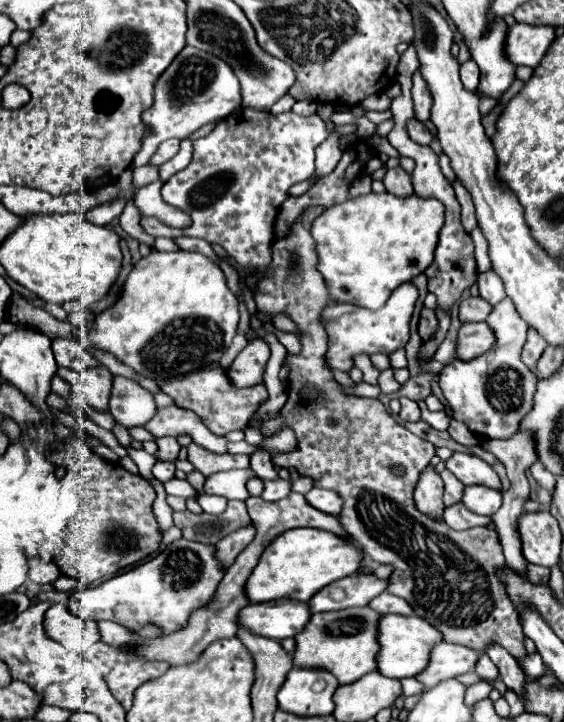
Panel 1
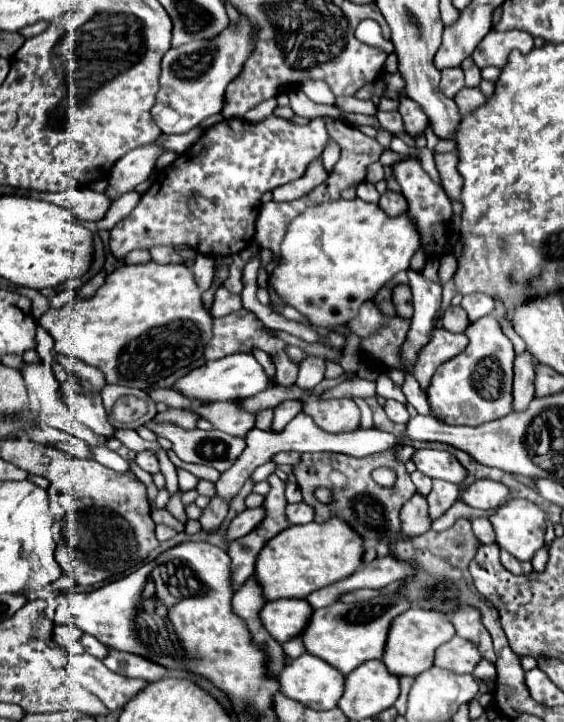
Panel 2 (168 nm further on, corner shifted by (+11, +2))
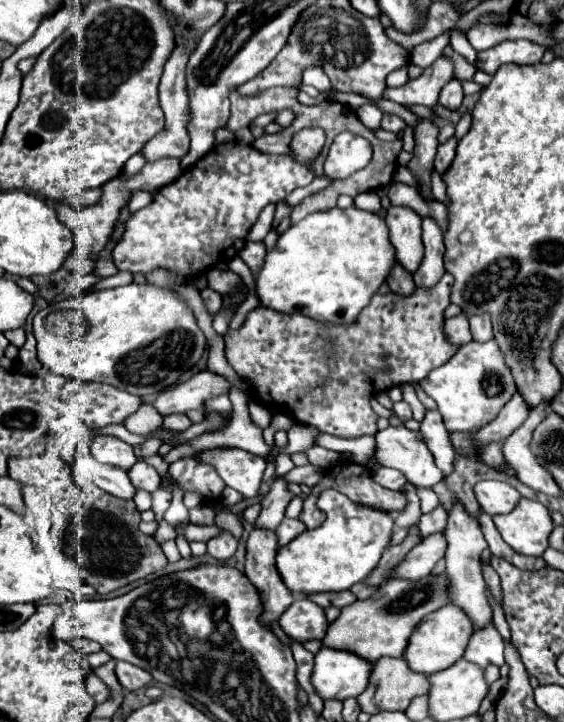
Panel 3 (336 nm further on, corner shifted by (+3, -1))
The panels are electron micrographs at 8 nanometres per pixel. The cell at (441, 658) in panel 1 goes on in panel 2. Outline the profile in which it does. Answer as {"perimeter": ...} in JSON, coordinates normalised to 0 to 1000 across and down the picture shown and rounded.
{"perimeter":[[[807,880],[800,888],[775,899],[771,921],[807,932],[839,932],[842,921],[853,913],[853,904],[846,904],[846,896],[835,888],[824,888],[821,882]]]}

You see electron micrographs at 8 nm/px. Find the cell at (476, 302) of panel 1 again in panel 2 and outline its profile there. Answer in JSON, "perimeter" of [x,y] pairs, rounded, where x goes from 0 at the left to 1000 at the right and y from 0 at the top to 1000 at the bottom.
{"perimeter":[[[796,425],[785,434],[785,453],[800,461],[821,461],[828,456],[828,434],[817,425]]]}

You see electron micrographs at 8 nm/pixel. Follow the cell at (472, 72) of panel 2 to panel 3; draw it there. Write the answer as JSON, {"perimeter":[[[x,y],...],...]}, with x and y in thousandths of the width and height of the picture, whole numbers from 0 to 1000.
{"perimeter":[[[800,44],[800,66],[810,72],[810,75],[817,75],[832,89],[839,89],[839,91],[846,91],[846,72],[842,72],[842,66],[835,66],[835,61],[832,61],[832,55],[824,53],[824,47],[817,47],[817,44]]]}

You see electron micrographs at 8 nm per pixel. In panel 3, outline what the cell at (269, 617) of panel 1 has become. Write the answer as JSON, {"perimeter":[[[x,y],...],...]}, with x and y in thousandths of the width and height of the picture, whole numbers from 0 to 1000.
{"perimeter":[[[527,828],[495,856],[498,873],[523,889],[569,886],[576,881],[576,845],[548,828]]]}

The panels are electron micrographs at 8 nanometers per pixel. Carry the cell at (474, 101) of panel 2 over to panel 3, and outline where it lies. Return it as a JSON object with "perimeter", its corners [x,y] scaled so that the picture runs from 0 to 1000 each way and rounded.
{"perimeter":[[[793,64],[789,66],[789,72],[796,72],[796,78],[803,78],[803,86],[810,89],[810,94],[807,94],[807,108],[814,108],[814,111],[828,111],[828,114],[835,114],[839,111],[839,102],[846,100],[821,78],[814,78],[810,72],[803,72],[803,66],[800,64]]]}

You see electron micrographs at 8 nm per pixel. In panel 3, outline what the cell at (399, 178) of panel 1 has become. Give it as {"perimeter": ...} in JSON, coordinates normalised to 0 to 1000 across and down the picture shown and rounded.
{"perimeter":[[[690,285],[683,291],[683,307],[690,313],[707,363],[725,377],[736,377],[750,357],[746,299],[722,285]]]}

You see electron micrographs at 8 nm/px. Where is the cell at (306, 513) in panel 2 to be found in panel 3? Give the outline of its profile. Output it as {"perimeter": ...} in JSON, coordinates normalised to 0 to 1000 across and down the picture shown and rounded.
{"perimeter":[[[502,717],[502,723],[488,734],[488,740],[491,740],[495,753],[512,753],[523,742],[530,742],[541,734],[544,734],[544,729],[530,717]]]}

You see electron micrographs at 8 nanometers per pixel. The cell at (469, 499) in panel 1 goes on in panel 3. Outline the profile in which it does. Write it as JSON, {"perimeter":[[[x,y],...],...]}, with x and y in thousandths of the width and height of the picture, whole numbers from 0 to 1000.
{"perimeter":[[[856,665],[842,670],[842,690],[860,712],[878,715],[878,712],[906,709],[917,701],[924,684],[899,668]]]}

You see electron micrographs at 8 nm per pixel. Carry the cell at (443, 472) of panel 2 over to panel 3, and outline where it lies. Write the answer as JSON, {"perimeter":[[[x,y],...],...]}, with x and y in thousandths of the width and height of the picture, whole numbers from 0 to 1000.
{"perimeter":[[[718,590],[668,598],[665,632],[686,648],[711,651],[736,673],[771,673],[785,665],[782,648],[775,648],[761,620]]]}

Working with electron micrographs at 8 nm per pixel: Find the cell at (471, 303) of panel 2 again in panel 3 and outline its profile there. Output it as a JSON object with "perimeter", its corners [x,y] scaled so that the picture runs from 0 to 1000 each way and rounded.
{"perimeter":[[[867,435],[835,438],[835,440],[832,440],[832,449],[835,449],[839,471],[860,474],[860,471],[871,471],[871,468],[874,468],[874,454],[871,454],[871,438],[867,438]]]}

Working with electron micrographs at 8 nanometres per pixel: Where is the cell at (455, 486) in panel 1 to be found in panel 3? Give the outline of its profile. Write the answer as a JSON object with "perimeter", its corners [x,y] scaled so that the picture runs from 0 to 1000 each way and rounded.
{"perimeter":[[[778,698],[768,709],[750,712],[743,720],[743,734],[750,742],[771,740],[771,737],[789,737],[789,726],[793,726],[793,706],[785,704],[785,698]]]}

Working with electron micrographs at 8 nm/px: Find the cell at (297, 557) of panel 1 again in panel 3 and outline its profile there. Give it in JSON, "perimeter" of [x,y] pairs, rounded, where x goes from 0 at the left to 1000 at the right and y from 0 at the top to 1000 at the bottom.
{"perimeter":[[[573,679],[562,701],[576,711],[576,723],[559,734],[541,734],[491,762],[491,789],[502,809],[520,823],[548,825],[562,820],[619,817],[665,789],[693,745],[697,715],[629,698],[598,679]]]}

